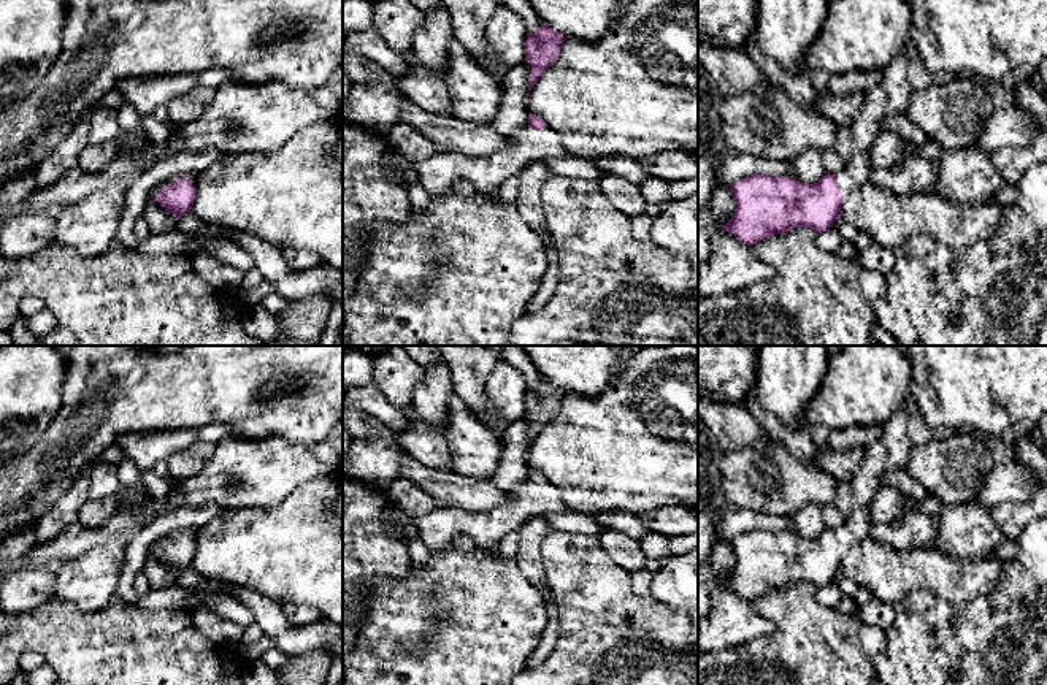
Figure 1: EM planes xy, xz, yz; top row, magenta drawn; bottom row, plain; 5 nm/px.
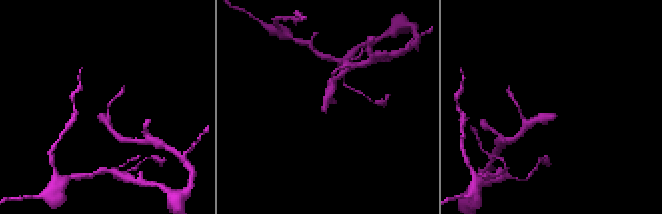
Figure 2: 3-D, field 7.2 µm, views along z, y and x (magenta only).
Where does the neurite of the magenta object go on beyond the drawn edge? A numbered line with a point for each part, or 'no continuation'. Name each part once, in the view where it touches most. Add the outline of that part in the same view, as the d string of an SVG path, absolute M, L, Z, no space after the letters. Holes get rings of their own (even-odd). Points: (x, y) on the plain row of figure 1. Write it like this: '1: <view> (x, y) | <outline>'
1: xy (161, 541) | M176 530L176 531L171 531L168 536L165 538L159 538L157 541L154 541L152 547L151 547L151 553L154 555L165 542L168 538L178 538L181 536L182 530Z

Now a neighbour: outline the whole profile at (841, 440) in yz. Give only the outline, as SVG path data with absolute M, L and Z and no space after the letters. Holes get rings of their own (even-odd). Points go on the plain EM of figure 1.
M882 425L833 428L826 439L826 446L836 452L852 452L853 449L866 449L882 436Z

